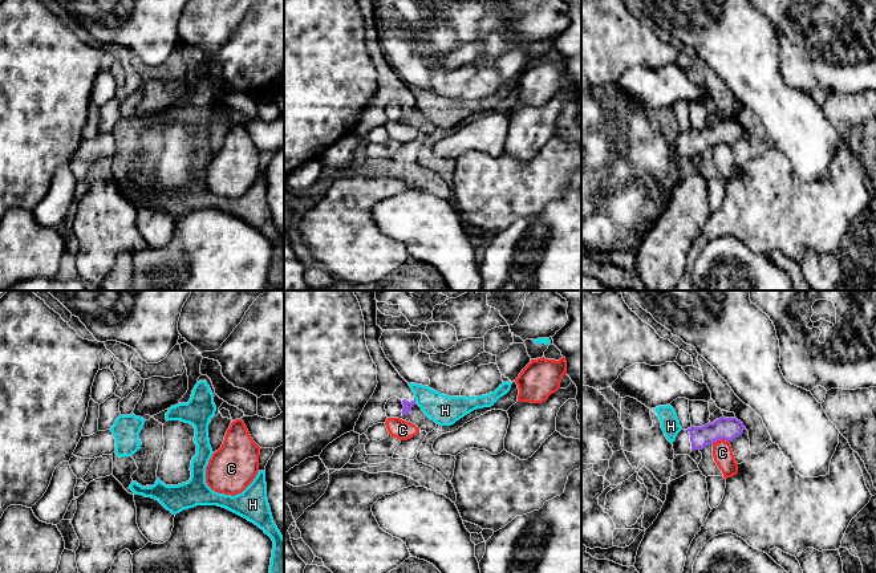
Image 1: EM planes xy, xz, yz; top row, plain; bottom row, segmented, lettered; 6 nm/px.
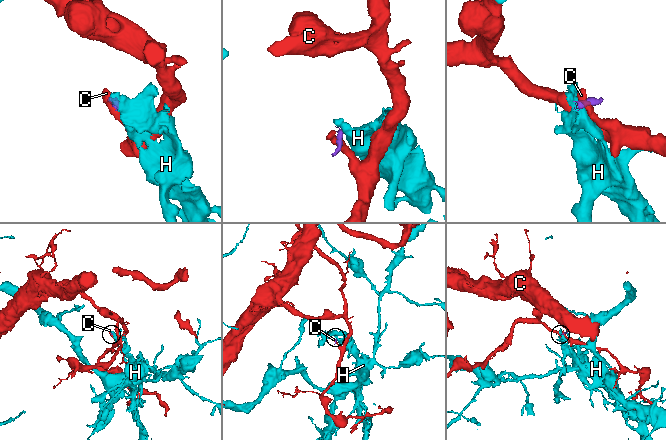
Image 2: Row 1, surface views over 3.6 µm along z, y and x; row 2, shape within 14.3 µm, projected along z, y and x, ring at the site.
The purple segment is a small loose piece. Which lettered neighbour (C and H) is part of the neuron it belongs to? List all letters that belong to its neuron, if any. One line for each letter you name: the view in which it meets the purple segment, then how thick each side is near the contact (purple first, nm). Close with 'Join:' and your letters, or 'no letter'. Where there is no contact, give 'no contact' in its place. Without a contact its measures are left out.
Join: no letter

